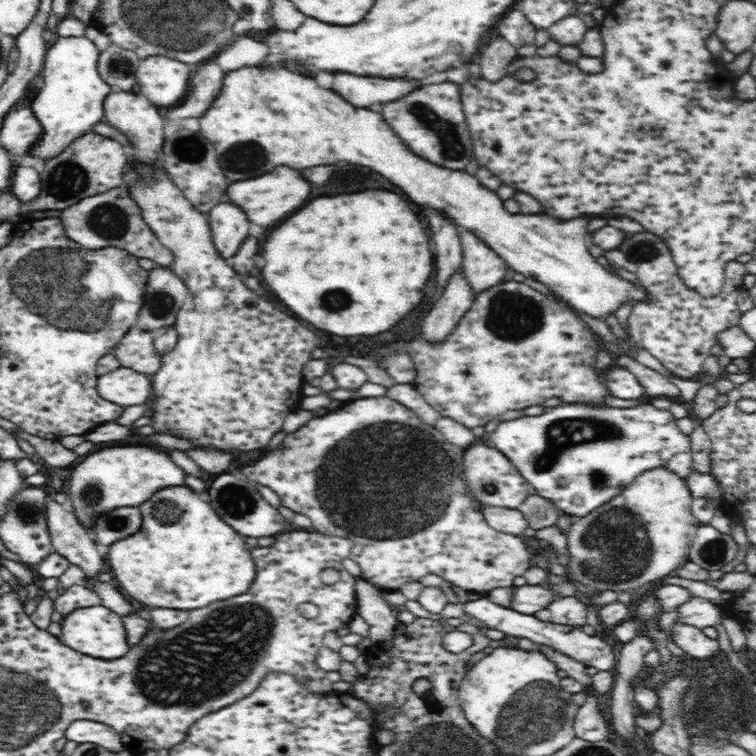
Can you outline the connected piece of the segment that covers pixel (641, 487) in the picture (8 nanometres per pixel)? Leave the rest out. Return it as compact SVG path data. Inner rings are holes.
M658 465L656 468L648 469L646 472L639 474L633 481L632 484L627 485L622 494L618 494L616 498L612 498L610 502L606 502L604 506L599 506L596 510L589 512L586 516L577 517L574 519L573 524L570 526L569 532L567 532L567 552L570 556L570 562L568 562L567 572L565 578L569 582L580 582L580 584L587 584L590 590L614 590L614 592L622 592L626 590L636 590L648 582L658 582L673 574L673 571L680 568L686 561L687 550L691 544L692 535L695 529L700 526L699 520L693 515L692 512L692 499L690 489L687 487L686 479L680 477L678 473L672 472L666 465Z

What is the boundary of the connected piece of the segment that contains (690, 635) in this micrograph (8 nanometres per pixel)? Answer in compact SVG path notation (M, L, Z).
M674 626L674 631L672 640L683 650L685 655L690 655L690 658L714 658L723 652L718 640L704 635L702 629L692 626Z

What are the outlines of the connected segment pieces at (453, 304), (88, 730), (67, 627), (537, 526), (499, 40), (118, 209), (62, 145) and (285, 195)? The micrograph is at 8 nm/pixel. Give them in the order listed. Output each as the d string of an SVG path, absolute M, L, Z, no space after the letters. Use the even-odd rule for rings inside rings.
M460 272L452 276L452 282L434 304L436 310L430 310L430 316L422 320L420 336L428 342L440 342L448 337L459 324L458 320L472 306L476 295L464 280L466 278Z
M73 720L66 729L68 741L79 744L86 742L103 746L109 752L119 753L125 749L121 736L111 726L94 720Z
M105 606L78 608L63 617L60 623L61 636L59 638L65 645L81 652L82 655L111 661L126 655L130 648L123 618Z
M538 494L530 495L518 506L518 510L528 521L528 534L546 528L546 526L555 525L558 517L565 514L552 501Z
M496 34L496 38L490 38L494 42L486 42L482 46L482 54L478 54L476 62L481 66L482 78L488 82L498 82L508 74L508 64L517 58L517 48L512 46L502 36ZM482 56L482 60L480 60Z
M124 186L88 196L64 208L58 218L65 238L85 249L100 250L104 247L116 247L136 256L138 260L150 259L160 268L168 268L173 262L172 251L168 250L152 232L150 225L144 219L143 209Z
M82 33L80 36L59 36L47 49L46 62L41 70L44 86L31 102L30 109L43 125L42 140L32 148L30 155L50 160L62 154L70 143L91 130L104 116L106 96L110 95L111 85L99 75L99 56L101 51Z
M278 166L274 172L266 176L258 176L256 180L244 180L234 182L228 186L228 200L244 210L250 222L258 226L270 226L272 222L280 222L282 218L290 216L294 210L298 210L308 198L310 198L312 186L300 176L298 170Z

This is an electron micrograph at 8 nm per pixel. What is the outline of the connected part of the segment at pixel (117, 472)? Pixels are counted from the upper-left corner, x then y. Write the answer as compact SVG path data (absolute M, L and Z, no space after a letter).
M133 444L120 445L102 448L93 454L85 455L72 471L71 476L66 481L65 491L68 494L68 506L72 508L72 514L80 521L80 526L93 528L93 520L102 513L107 513L113 508L123 506L140 507L148 502L156 492L164 488L184 485L186 473L178 464L174 463L166 450L160 450L156 445Z

